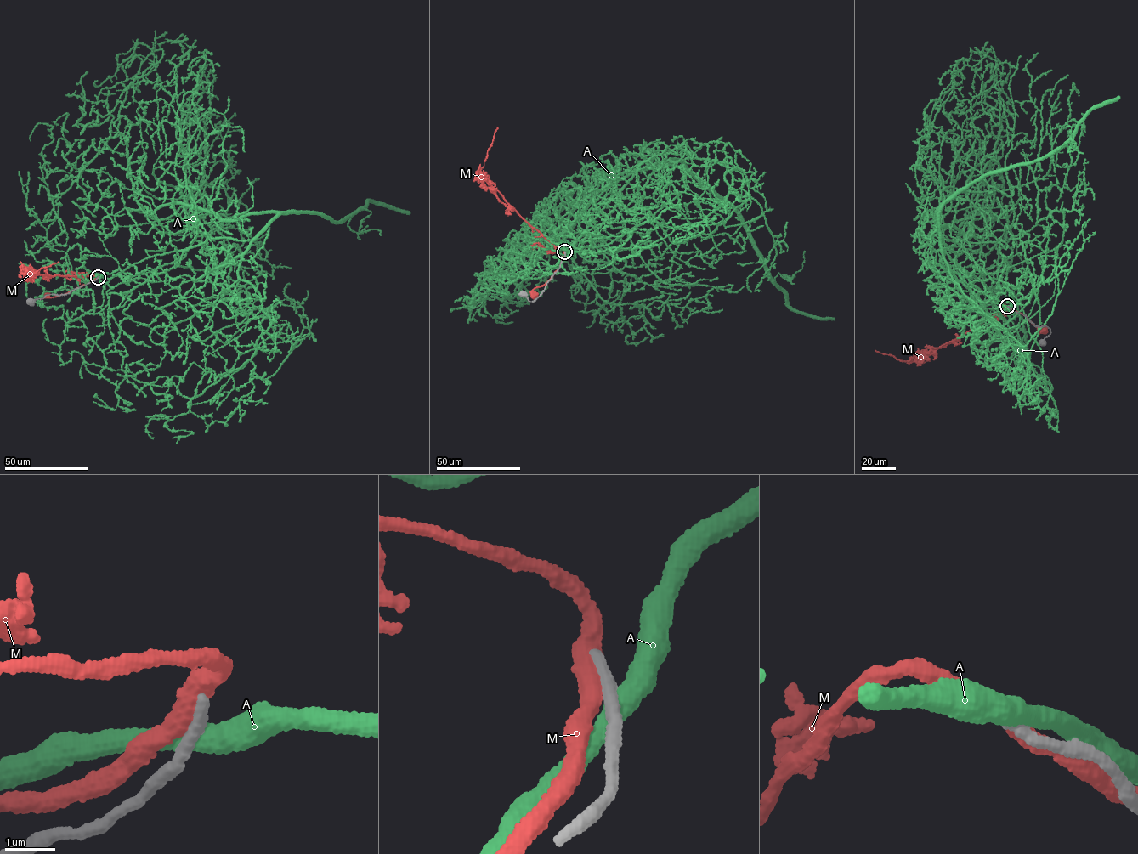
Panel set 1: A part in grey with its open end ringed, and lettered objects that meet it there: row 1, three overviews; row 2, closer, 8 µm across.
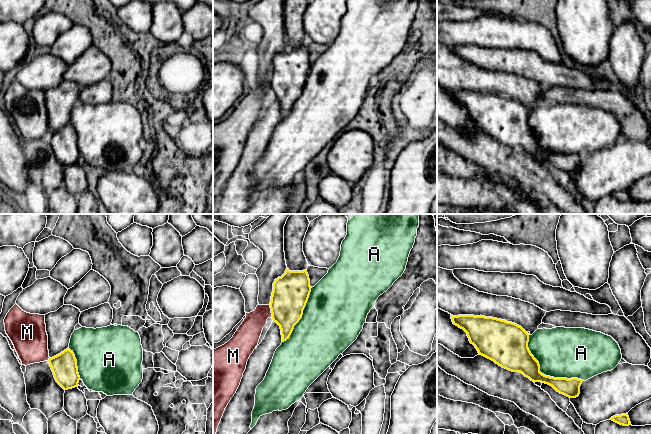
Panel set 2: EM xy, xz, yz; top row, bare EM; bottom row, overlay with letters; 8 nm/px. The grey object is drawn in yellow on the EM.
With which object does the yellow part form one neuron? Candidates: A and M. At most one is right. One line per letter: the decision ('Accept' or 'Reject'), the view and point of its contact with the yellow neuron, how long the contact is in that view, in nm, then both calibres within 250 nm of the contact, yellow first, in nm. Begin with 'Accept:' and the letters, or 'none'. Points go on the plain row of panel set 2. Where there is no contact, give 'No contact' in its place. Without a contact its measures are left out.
Accept: none
A: Reject. Touches yellow at yz (543, 150). Shared border 600 nm. Thickness 220 nm (yellow) against 400 nm
M: Reject. Touches yellow at xz (271, 86). Shared border 110 nm. Thickness 300 nm (yellow) against 190 nm

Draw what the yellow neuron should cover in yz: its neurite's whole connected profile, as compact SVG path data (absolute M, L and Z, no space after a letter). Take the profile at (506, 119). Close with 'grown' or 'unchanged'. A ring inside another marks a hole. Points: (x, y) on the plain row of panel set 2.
M437 84L437 120L461 134L480 130L502 144L522 149L533 158L548 160L569 174L578 173L583 156L542 150L528 118L529 110L515 99L481 91L453 92Z | grown

